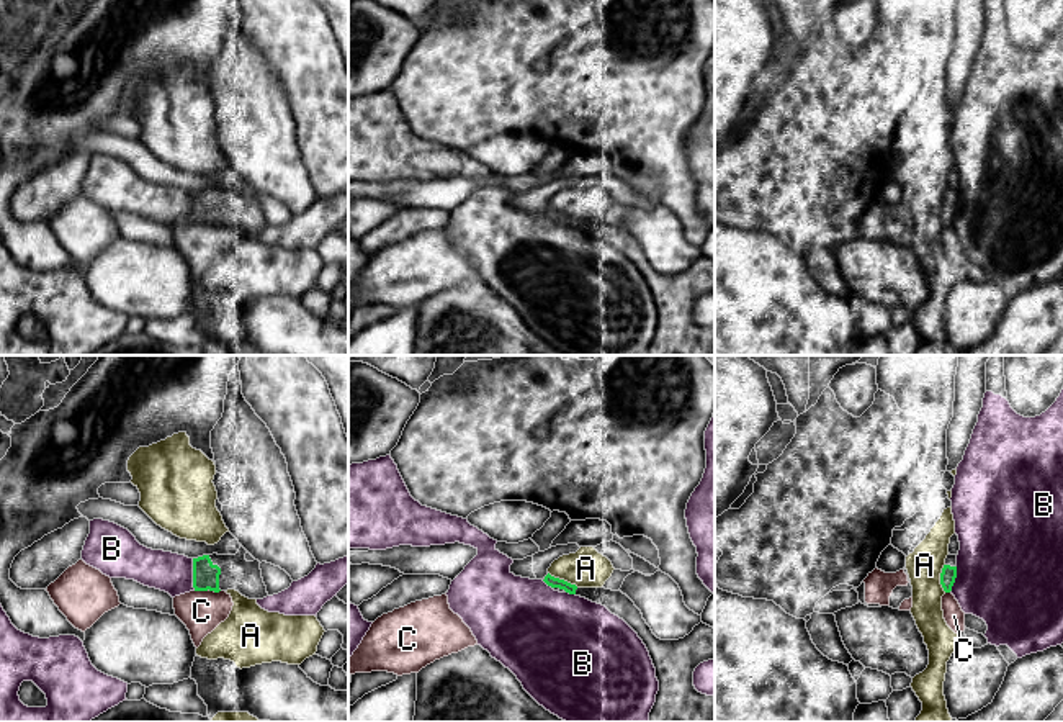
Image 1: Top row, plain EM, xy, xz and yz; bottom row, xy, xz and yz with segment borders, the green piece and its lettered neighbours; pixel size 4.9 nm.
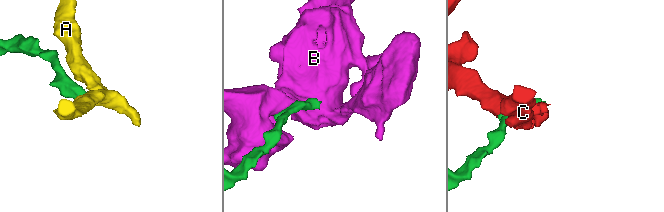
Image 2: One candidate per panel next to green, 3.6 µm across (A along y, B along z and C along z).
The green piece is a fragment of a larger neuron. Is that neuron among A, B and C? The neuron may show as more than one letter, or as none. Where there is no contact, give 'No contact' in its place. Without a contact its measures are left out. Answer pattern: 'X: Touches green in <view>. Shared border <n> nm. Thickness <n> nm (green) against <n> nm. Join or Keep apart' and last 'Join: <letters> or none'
A: Touches green in xz. Shared border 170 nm. Thickness 50 nm (green) against 190 nm. Keep apart
B: Touches green in xy. Shared border 160 nm. Thickness 130 nm (green) against 190 nm. Keep apart
C: Touches green in xy. Shared border 130 nm. Thickness 130 nm (green) against 200 nm. Keep apart
Join: none

